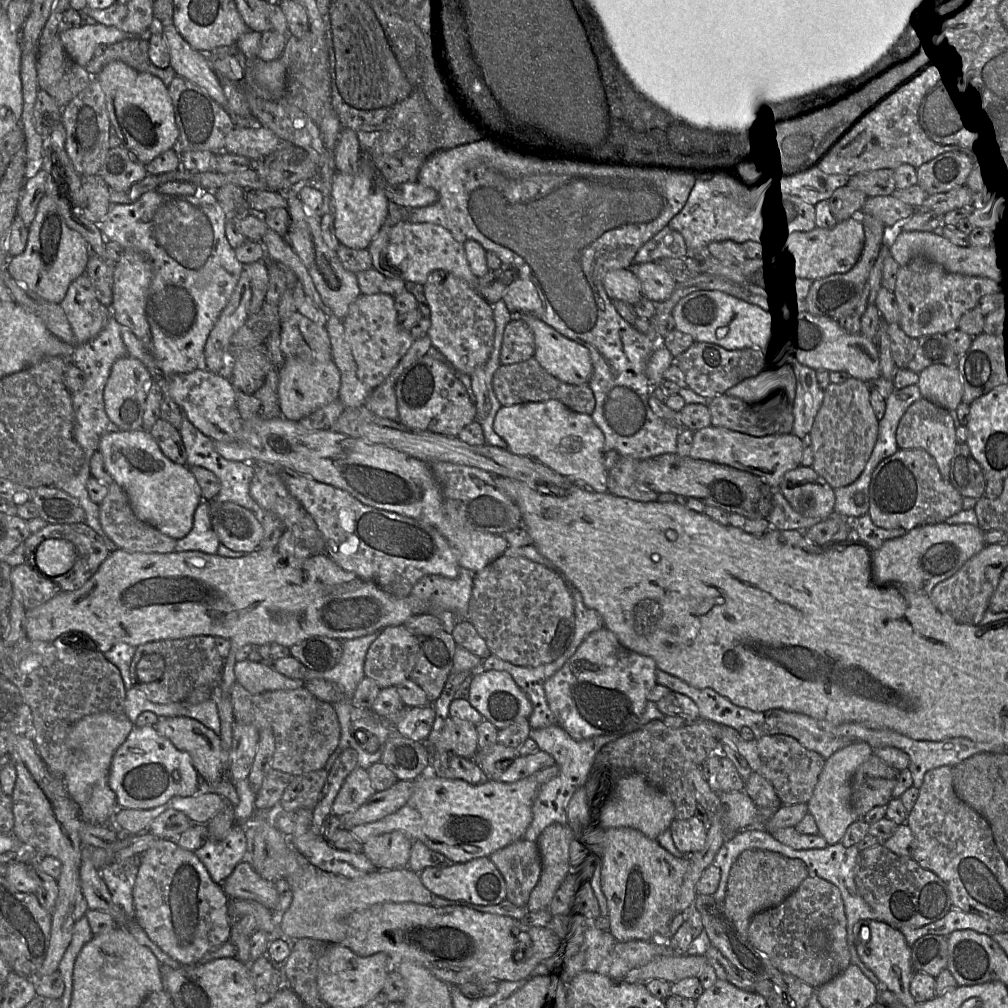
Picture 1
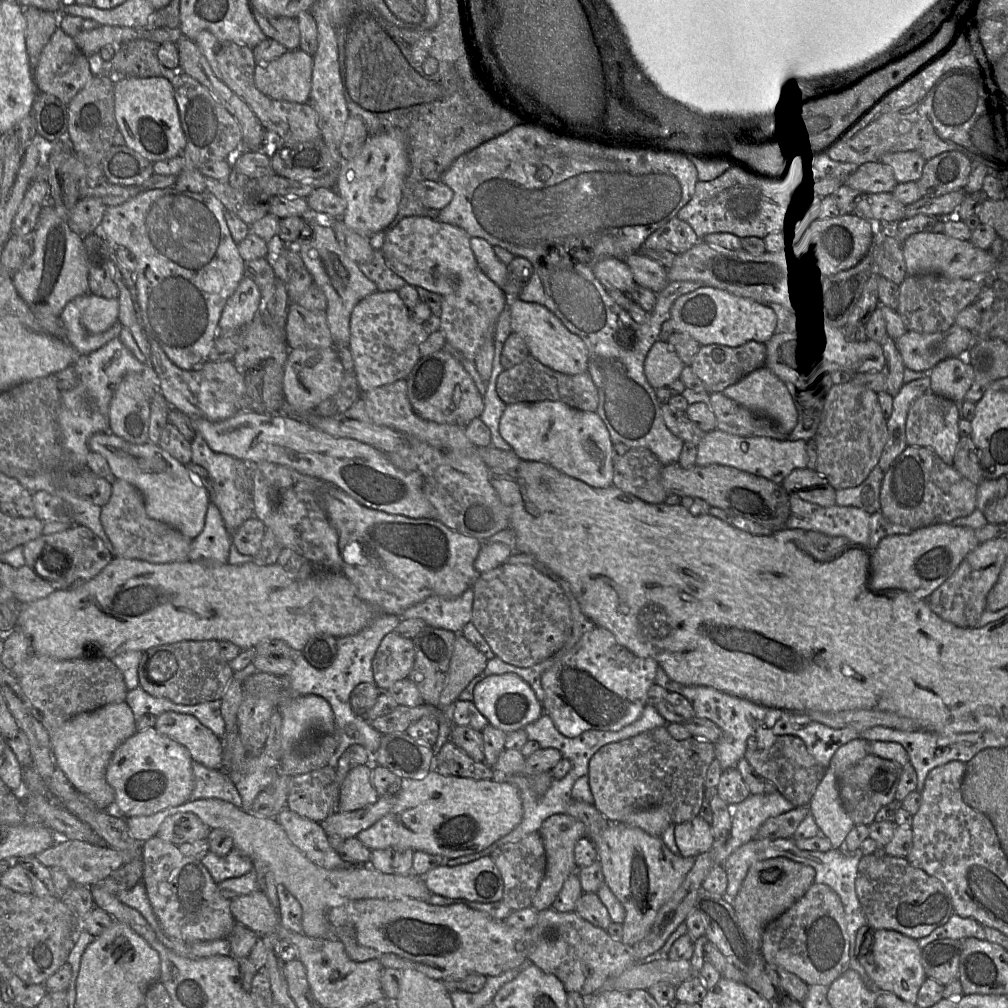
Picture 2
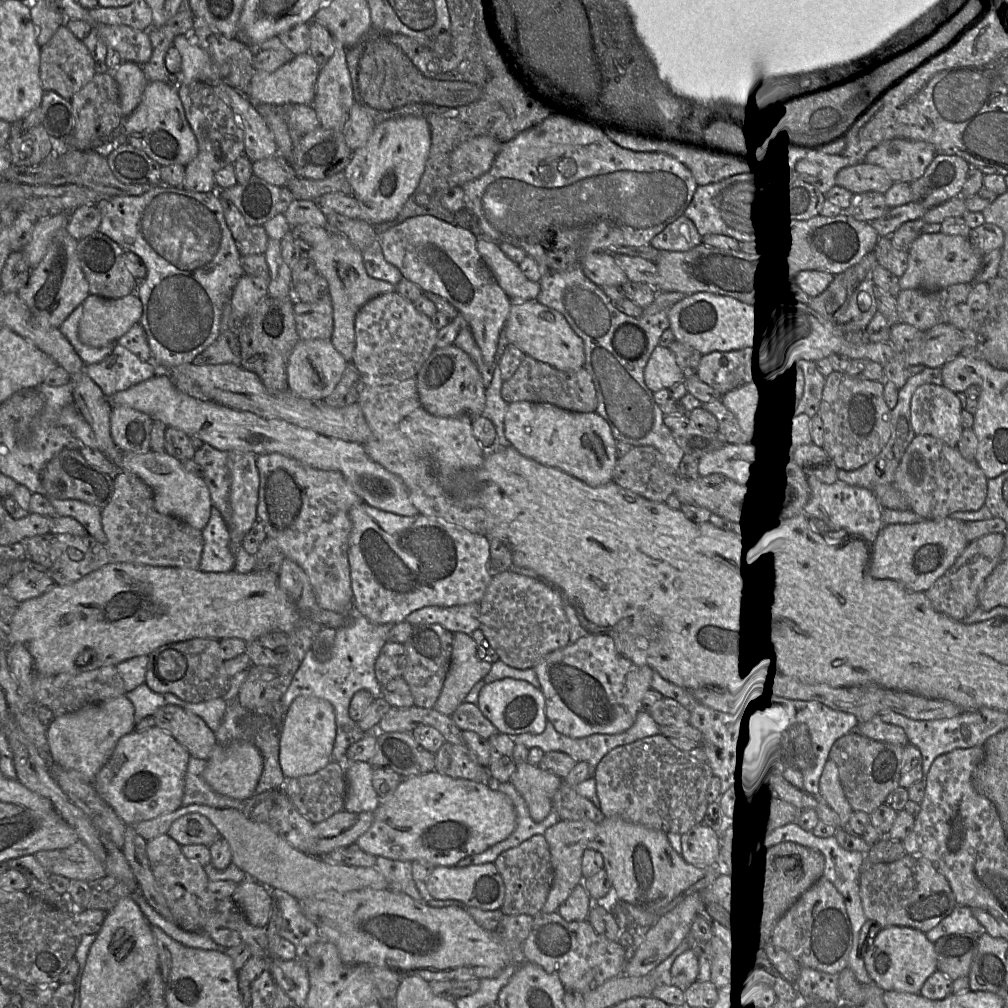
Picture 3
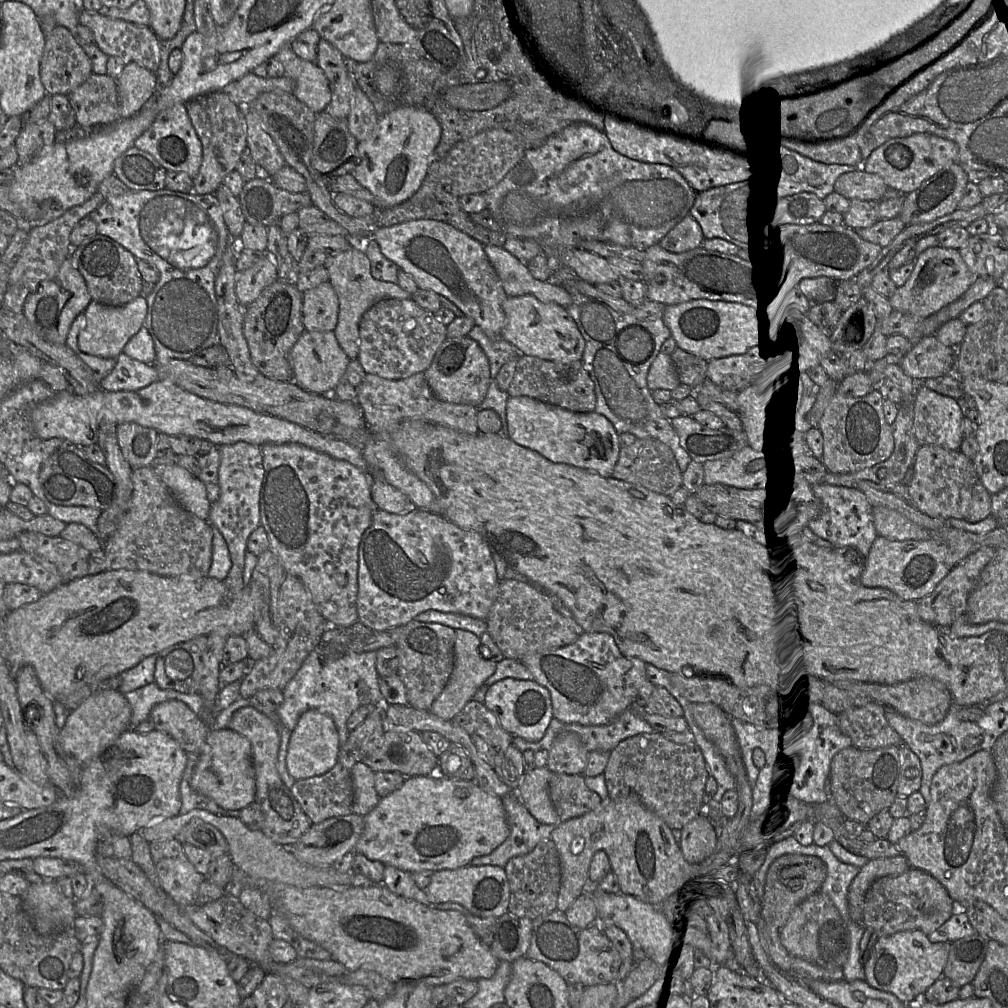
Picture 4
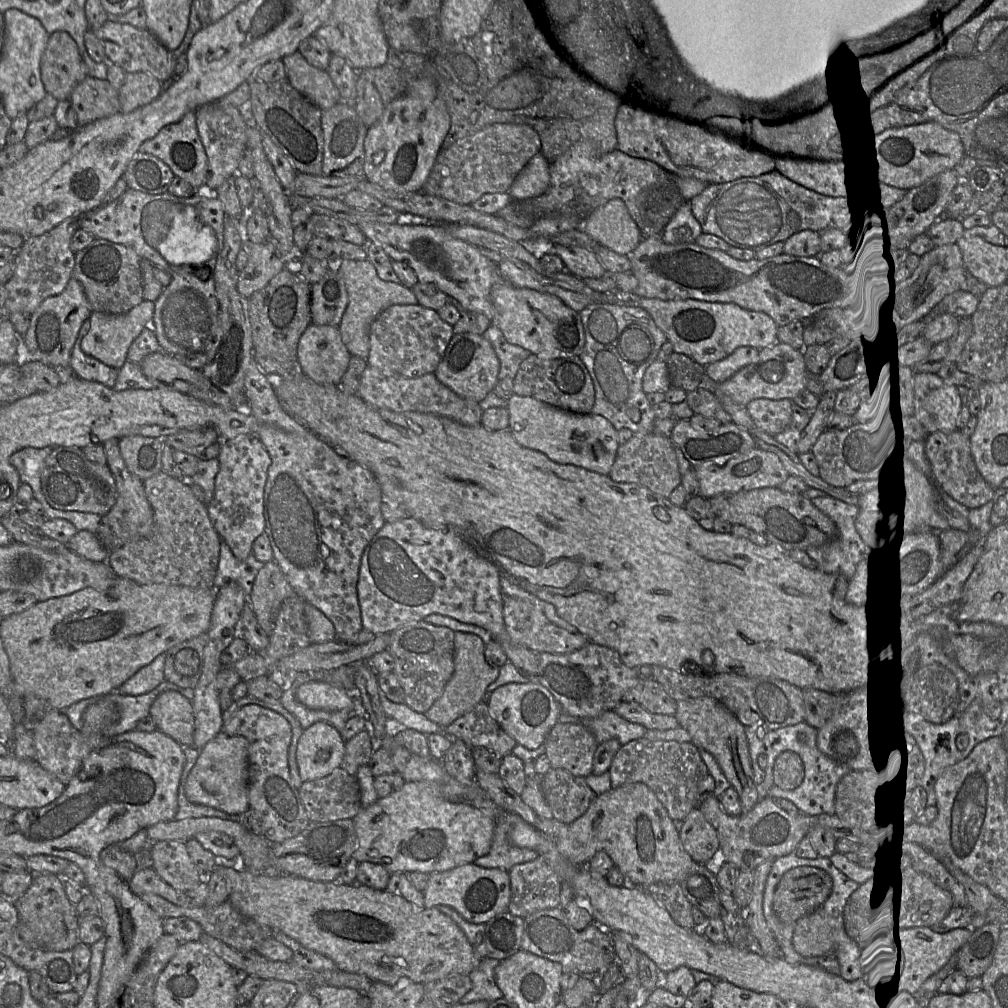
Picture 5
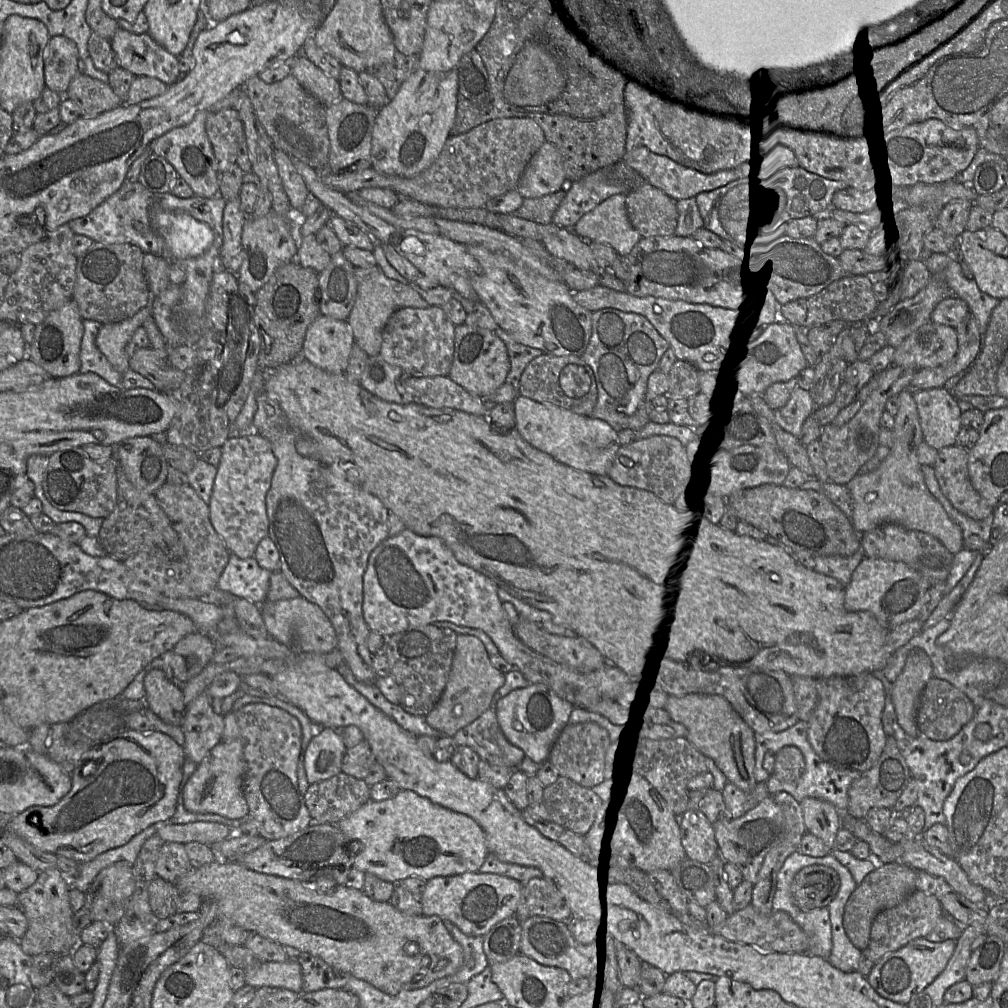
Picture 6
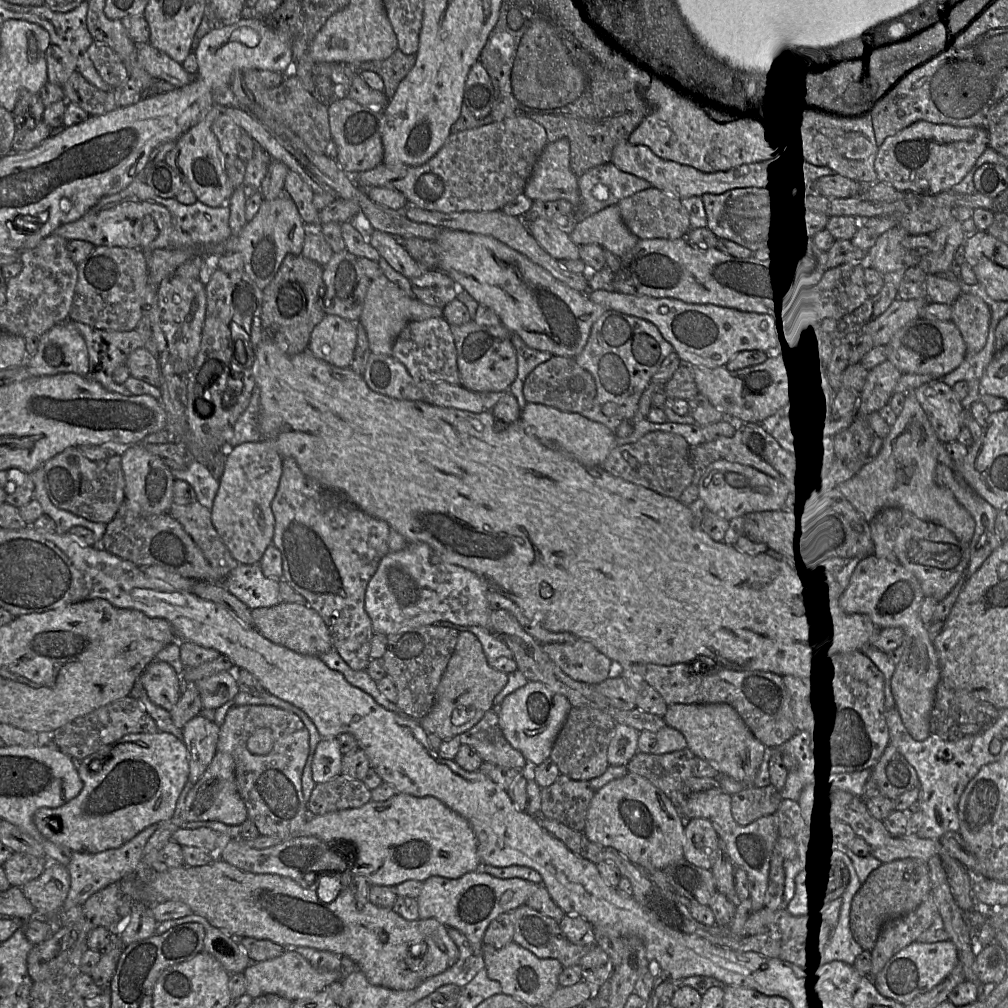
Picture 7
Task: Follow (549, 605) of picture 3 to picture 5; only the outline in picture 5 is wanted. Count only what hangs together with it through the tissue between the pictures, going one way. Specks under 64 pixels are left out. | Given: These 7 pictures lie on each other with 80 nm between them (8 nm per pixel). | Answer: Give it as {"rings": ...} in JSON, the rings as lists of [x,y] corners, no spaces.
{"rings":[[[503,594],[502,597],[504,626],[512,643],[537,652],[566,654],[581,649],[589,642],[583,634],[569,633],[553,624],[539,607],[528,600]]]}

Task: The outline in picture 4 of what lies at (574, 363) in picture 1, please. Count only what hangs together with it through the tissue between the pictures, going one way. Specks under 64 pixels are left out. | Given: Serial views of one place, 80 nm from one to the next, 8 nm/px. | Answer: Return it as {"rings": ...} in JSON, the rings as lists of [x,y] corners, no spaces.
{"rings":[[[523,295],[507,297],[502,304],[502,308],[505,313],[505,324],[501,331],[501,337],[515,346],[520,354],[562,363],[571,363],[582,359],[585,340],[564,307],[554,302],[540,302],[532,295]]]}

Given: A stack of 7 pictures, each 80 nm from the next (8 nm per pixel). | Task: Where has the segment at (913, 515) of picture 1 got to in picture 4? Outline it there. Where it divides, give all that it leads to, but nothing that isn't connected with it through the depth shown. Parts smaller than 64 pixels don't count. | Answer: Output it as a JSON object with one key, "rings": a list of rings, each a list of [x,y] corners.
{"rings":[[[922,445],[917,450],[912,468],[913,476],[907,485],[910,502],[925,515],[943,521],[955,518],[973,523],[992,515],[990,493],[981,483],[973,462],[959,450],[949,450],[937,445]]]}

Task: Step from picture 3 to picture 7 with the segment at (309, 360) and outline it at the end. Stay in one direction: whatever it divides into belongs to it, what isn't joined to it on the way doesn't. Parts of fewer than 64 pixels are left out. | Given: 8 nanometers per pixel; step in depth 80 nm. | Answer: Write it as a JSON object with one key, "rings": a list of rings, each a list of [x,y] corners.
{"rings":[[[325,314],[313,328],[307,349],[317,358],[339,368],[348,368],[357,340],[357,321]]]}

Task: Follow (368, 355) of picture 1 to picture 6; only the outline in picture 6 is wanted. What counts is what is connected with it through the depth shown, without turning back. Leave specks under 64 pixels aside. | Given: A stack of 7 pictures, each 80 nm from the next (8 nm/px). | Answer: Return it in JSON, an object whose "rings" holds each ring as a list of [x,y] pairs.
{"rings":[[[404,307],[395,311],[383,329],[379,356],[414,377],[447,376],[454,354],[455,326],[441,307]]]}

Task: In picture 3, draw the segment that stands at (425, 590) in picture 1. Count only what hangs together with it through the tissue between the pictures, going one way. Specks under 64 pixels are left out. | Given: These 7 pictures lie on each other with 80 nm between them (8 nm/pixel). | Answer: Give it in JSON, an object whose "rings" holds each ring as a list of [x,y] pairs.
{"rings":[[[464,604],[451,607],[426,606],[413,611],[406,621],[416,624],[439,624],[452,633],[464,632],[471,635],[479,629],[478,604]]]}

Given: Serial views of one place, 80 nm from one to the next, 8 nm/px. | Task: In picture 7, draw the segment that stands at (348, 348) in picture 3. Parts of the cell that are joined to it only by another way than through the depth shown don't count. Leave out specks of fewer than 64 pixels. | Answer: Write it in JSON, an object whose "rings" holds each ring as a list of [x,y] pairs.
{"rings":[[[382,274],[371,280],[358,321],[366,330],[371,353],[391,355],[396,338],[409,322],[441,316],[443,316],[443,308],[409,297],[397,284]]]}

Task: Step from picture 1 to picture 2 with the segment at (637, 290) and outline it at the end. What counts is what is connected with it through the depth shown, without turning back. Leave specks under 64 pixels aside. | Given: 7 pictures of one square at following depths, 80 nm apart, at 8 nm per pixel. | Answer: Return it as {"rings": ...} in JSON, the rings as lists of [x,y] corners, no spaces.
{"rings":[[[606,258],[593,267],[593,274],[607,290],[619,290],[629,293],[636,285],[629,266],[621,259]]]}

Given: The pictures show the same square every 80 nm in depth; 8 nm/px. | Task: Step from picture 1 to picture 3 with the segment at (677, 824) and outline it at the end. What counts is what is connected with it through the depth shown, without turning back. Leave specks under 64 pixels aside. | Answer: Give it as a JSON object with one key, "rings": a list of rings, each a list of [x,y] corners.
{"rings":[[[702,822],[681,835],[681,856],[697,867],[712,865],[719,855],[717,832]]]}

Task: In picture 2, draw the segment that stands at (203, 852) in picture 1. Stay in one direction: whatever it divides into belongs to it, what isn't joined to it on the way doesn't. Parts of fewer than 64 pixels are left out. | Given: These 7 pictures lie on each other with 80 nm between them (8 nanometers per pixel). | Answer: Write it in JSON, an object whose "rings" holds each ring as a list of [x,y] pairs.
{"rings":[[[232,849],[226,856],[220,857],[211,850],[201,860],[216,884],[225,879],[240,877],[253,870],[250,858]]]}

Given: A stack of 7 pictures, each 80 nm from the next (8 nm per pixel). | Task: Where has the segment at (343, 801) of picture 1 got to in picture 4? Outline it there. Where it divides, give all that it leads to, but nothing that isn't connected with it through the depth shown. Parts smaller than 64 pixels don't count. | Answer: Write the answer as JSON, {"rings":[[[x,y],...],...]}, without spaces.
{"rings":[[[357,762],[350,773],[354,788],[352,811],[365,816],[381,799],[375,790],[375,772],[364,762]]]}

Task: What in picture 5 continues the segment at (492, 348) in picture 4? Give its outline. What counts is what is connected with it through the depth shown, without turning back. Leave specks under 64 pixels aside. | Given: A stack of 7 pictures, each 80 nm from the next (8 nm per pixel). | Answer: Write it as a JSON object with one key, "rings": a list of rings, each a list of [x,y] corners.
{"rings":[[[492,323],[482,336],[491,343],[499,359],[499,380],[514,379],[520,364],[531,353],[518,345],[509,343],[495,323]]]}

